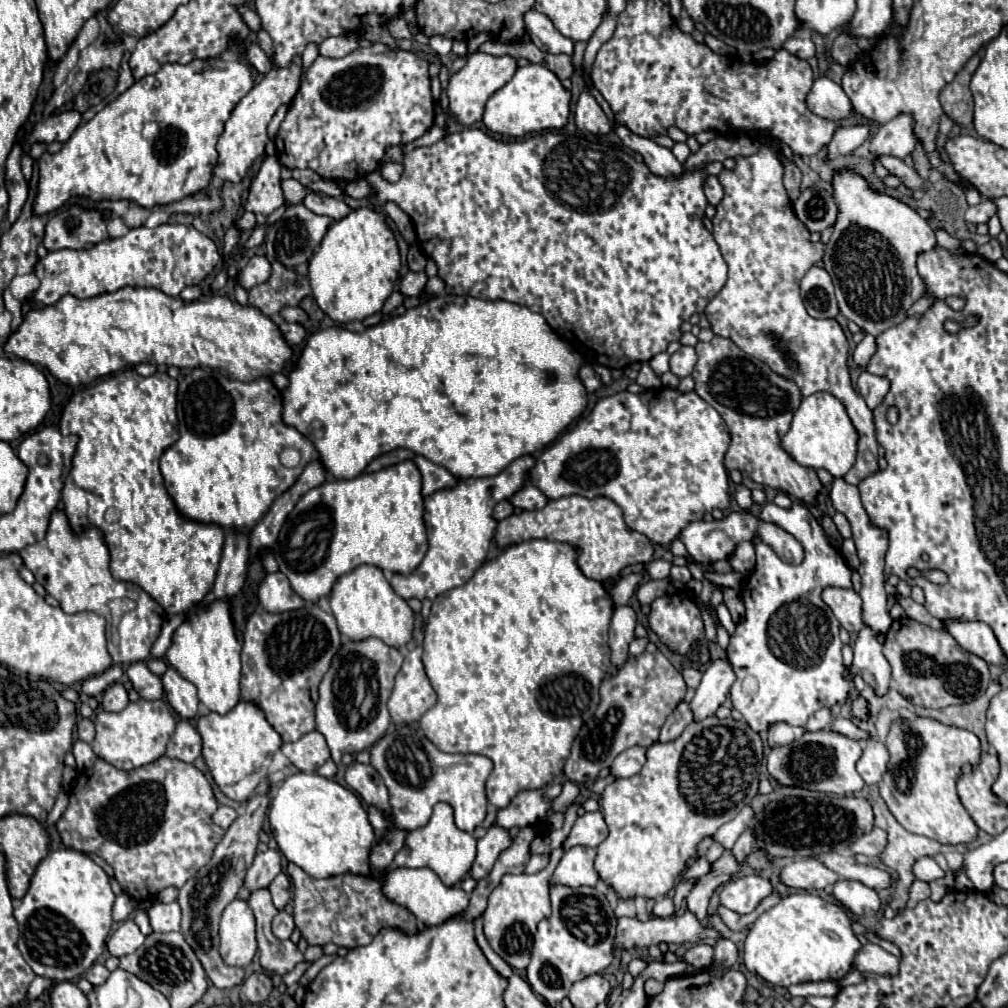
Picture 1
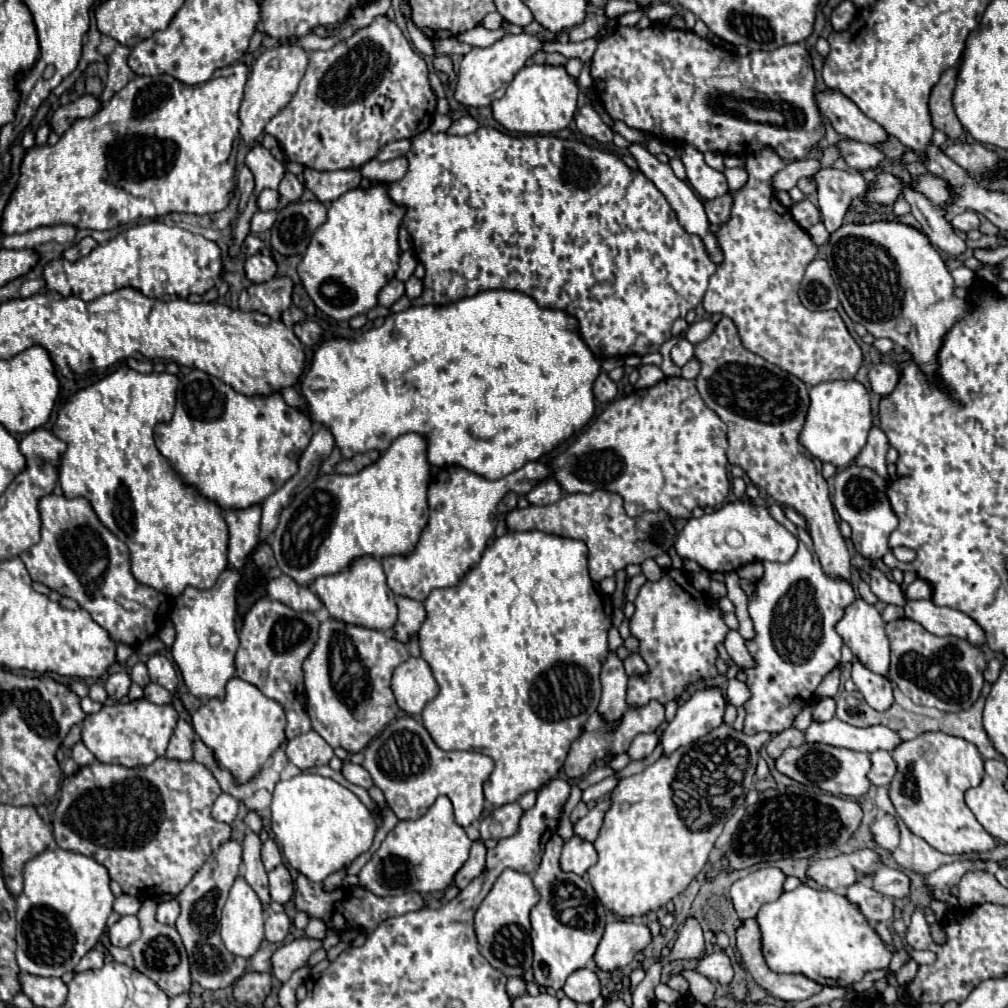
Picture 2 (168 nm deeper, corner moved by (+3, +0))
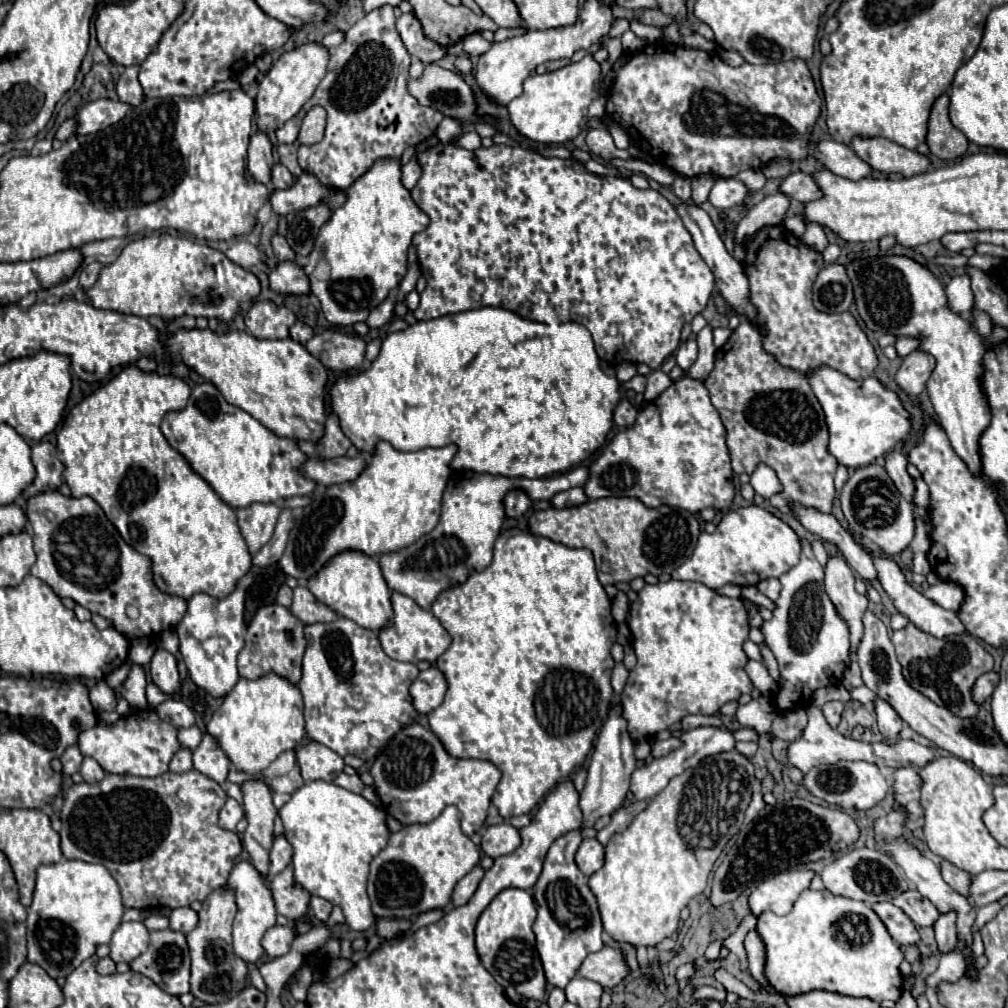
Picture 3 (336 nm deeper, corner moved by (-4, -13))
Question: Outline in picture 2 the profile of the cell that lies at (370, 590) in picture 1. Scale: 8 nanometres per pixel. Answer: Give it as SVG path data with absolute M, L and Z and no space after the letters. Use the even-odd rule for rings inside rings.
M366 555L356 559L344 573L318 577L312 583L312 591L320 597L330 617L338 617L338 621L350 621L350 625L366 625L366 629L378 629L384 633L394 629L394 621L398 617L396 595L390 593L382 563L374 557Z

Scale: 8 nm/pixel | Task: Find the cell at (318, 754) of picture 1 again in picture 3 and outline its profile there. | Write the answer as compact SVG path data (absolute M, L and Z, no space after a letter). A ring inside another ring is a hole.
M313 740L299 748L297 760L299 760L301 776L305 782L311 782L311 780L333 782L335 776L341 774L345 766L343 758L337 752Z

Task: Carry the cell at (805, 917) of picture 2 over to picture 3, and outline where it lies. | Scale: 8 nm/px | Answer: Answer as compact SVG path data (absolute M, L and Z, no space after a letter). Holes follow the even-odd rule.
M805 890L797 898L793 910L787 916L761 914L757 916L757 934L765 944L765 978L771 988L783 996L797 996L811 990L829 990L843 996L867 996L871 1000L897 1002L903 992L903 978L899 964L903 962L903 952L891 934L885 930L885 924L867 902L857 902L845 896L835 896L829 890ZM839 922L849 922L849 934L837 932Z

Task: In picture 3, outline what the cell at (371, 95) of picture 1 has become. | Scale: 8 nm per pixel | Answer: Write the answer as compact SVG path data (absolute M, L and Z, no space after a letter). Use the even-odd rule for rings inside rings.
M385 4L367 12L345 32L343 42L331 52L327 74L319 82L315 94L289 122L277 130L277 142L295 142L307 110L321 104L327 110L325 136L317 144L299 146L299 166L317 176L323 186L337 190L349 188L377 158L399 158L405 148L417 146L419 142L431 138L443 120L437 110L419 106L419 102L409 96L405 88L409 64L411 56L395 30L393 6Z

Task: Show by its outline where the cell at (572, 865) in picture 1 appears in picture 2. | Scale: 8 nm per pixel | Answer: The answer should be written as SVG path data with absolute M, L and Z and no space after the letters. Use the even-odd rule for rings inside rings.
M574 835L562 849L560 855L560 865L562 871L566 873L576 873L580 877L586 875L586 871L596 863L596 849L592 843L580 839L578 835Z

